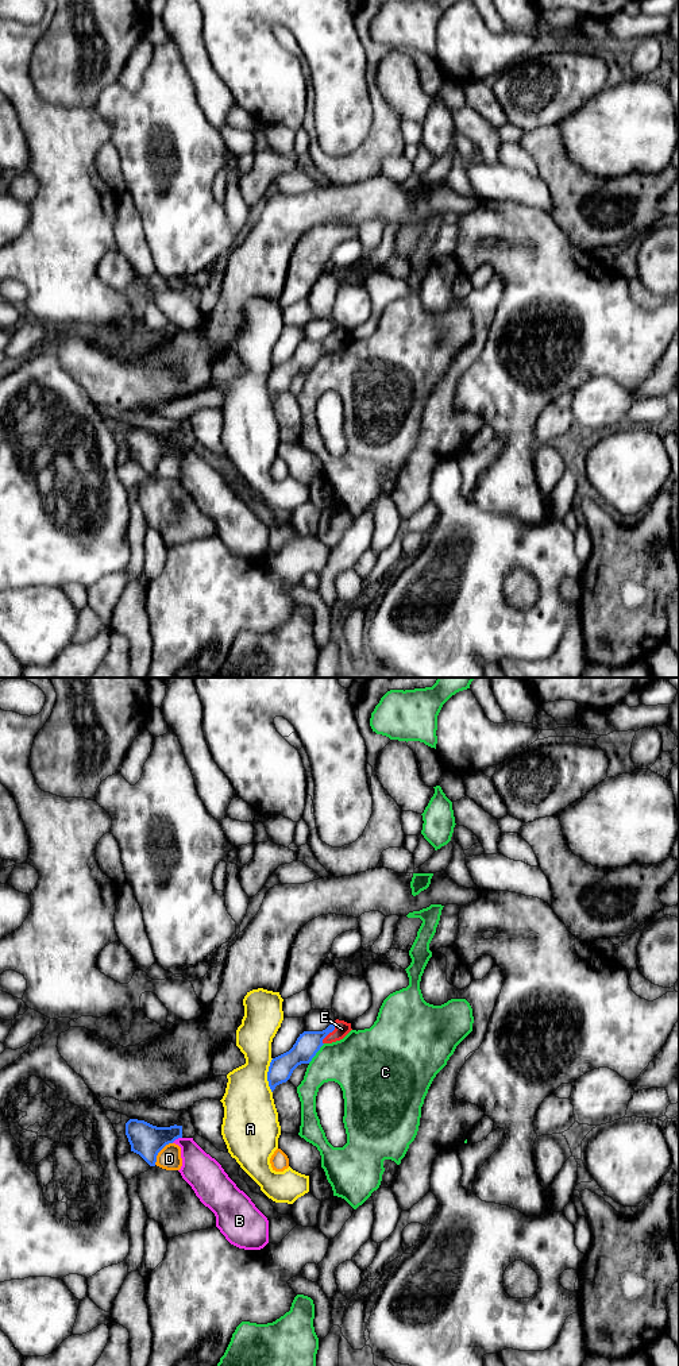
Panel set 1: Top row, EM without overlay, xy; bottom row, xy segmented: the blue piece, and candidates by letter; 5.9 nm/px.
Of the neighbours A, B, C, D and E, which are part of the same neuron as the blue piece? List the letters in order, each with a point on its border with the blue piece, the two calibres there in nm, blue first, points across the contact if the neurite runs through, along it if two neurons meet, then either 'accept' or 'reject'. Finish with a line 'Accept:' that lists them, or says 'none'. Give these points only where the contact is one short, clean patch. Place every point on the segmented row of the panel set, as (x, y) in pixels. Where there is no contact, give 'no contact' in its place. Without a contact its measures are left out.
A: xy (267, 1076) | 140/320 nm | reject
B: xy (176, 1138) | 190/220 nm | reject
C: xy (316, 1052) | 150/340 nm | reject
D: xy (159, 1150) | 190/140 nm | reject
E: xy (330, 1031) | 150/90 nm | across xy (308, 1044), (324, 1037), (330, 1031), (342, 1029) | accept
Accept: E

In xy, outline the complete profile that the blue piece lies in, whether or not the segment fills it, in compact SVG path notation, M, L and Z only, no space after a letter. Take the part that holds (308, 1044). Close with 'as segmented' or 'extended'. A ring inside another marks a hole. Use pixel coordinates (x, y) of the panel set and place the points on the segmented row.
M336 1019L323 1031L304 1031L300 1034L289 1051L270 1062L267 1081L271 1092L277 1085L286 1083L298 1065L309 1064L324 1043L340 1041L351 1030L351 1023Z | extended

